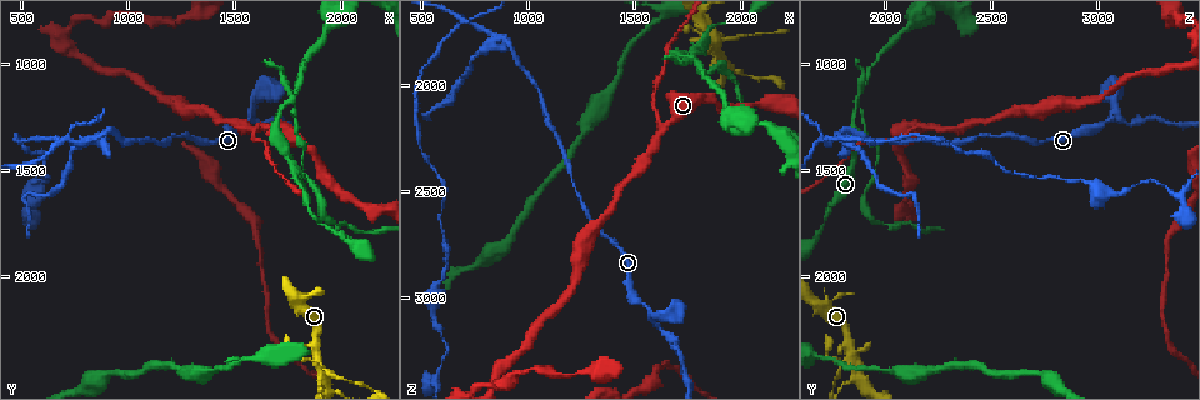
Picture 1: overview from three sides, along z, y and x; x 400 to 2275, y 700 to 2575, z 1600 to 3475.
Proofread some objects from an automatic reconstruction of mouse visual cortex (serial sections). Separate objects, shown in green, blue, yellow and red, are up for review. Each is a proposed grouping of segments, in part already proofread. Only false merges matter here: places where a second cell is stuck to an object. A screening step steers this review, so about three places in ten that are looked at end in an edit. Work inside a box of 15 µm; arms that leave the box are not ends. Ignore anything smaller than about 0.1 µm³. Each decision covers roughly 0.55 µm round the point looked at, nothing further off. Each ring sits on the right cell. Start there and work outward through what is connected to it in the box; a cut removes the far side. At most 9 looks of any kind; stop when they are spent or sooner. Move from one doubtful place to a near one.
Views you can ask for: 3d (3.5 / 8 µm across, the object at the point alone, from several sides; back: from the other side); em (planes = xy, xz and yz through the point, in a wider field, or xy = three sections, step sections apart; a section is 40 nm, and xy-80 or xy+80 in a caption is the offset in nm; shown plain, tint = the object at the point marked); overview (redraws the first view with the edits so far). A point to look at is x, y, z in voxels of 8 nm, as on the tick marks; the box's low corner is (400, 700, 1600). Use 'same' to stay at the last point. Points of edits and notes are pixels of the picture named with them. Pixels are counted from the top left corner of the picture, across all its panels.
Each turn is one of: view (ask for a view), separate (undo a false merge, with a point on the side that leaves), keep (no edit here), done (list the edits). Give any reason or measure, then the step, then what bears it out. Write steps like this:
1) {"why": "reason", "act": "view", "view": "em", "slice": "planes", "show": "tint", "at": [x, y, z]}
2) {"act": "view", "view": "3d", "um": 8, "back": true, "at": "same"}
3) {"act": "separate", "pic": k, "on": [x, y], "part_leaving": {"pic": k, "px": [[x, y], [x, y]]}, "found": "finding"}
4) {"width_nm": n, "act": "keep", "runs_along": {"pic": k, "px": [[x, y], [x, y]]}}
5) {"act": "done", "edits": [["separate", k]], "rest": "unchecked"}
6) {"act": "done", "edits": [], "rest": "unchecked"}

{"why": "three arms meet", "act": "view", "view": "3d", "um": 3.5, "at": [1760, 1170, 1880]}

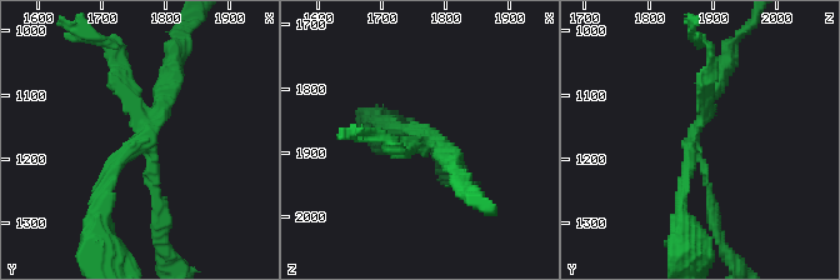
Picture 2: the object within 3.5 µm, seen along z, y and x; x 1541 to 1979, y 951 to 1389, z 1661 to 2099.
{"act": "view", "view": "em", "slice": "planes", "show": "tint", "at": [1765, 1175, 1865]}

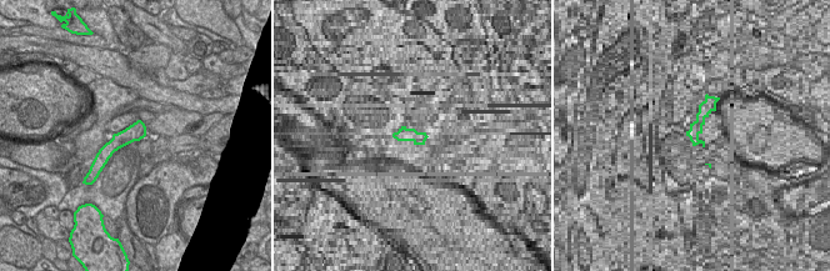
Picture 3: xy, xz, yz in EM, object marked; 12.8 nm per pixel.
{"act": "separate", "pic": 2, "on": [154, 190], "found": "two cells meet here"}

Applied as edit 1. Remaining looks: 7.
{"why": "arms part here", "act": "view", "view": "3d", "um": 8, "at": [1650, 1310, 2210]}

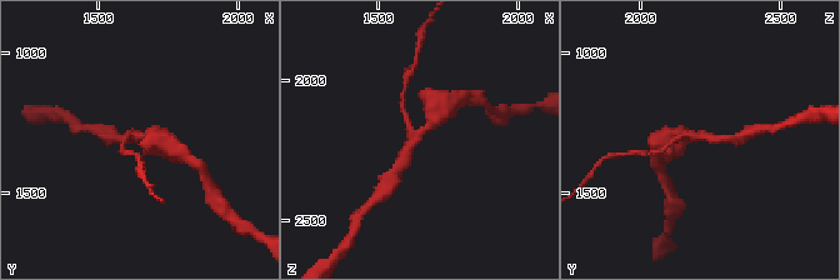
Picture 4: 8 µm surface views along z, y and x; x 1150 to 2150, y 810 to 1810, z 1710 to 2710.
{"why": "closer look", "act": "view", "view": "3d", "um": 3.5, "at": [1640, 1290, 2200]}

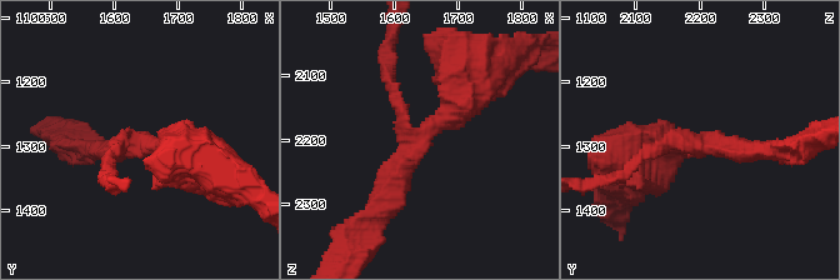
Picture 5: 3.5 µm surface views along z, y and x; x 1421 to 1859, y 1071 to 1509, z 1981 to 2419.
{"arms": 3, "arm_widths_nm": [150, 300, 450], "why": "shape alone is not enough", "act": "view", "view": "em", "slice": "xy", "step": 5, "show": "tint", "at": [1645, 1300, 2200]}

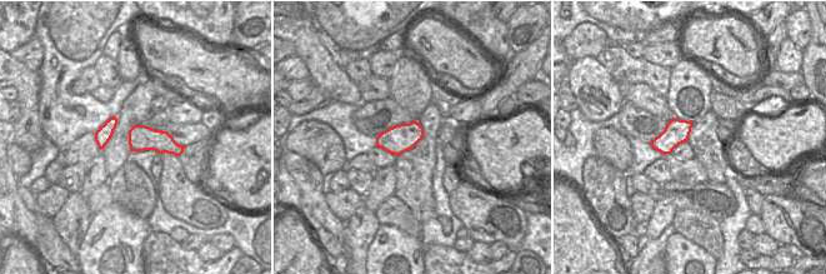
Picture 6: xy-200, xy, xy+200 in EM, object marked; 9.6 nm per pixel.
{"act": "keep", "runs_along": {"pic": 5, "px": [[476, 78], [415, 141], [376, 205]]}, "found": "all the same cell"}

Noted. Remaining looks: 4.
{"why": "arms part here", "act": "view", "view": "3d", "um": 3.5, "at": [1890, 2380, 1830]}

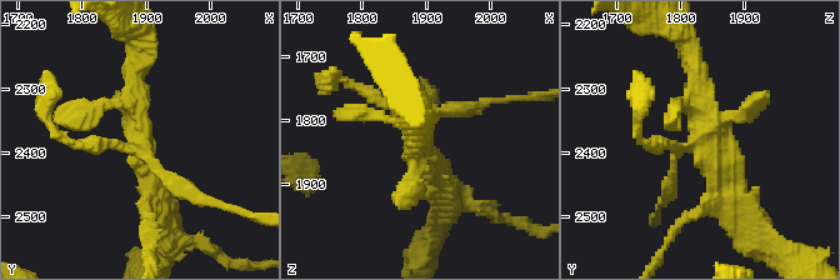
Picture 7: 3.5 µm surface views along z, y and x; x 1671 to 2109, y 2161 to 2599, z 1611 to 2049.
{"act": "view", "view": "em", "slice": "xy", "step": 1, "show": "plain", "at": [1890, 2385, 1835]}

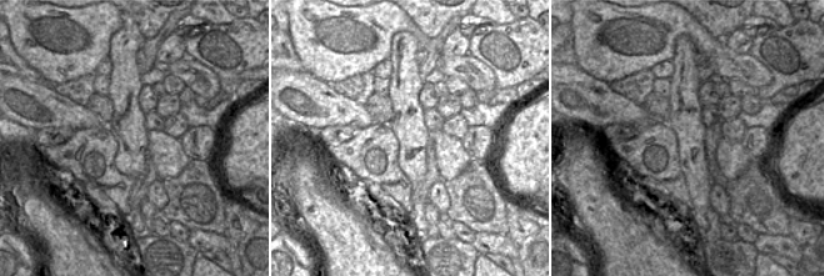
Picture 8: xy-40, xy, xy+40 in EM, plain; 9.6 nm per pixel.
{"act": "view", "view": "em", "slice": "xy", "step": 1, "show": "tint", "at": "same"}

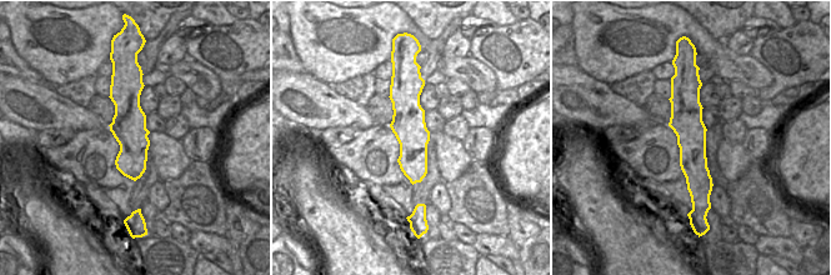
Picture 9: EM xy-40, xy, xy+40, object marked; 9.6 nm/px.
{"act": "keep", "runs_along": {"pic": 7, "px": [[695, 61], [708, 164], [743, 210]]}, "found": "one cell here"}

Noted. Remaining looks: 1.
{"act": "done", "edits": [["separate", 2]], "rest": "unchecked"}

